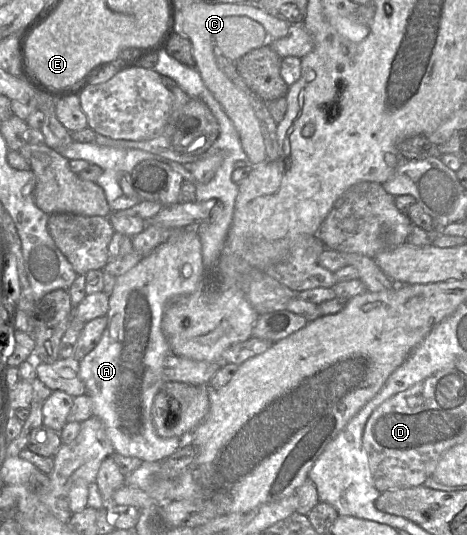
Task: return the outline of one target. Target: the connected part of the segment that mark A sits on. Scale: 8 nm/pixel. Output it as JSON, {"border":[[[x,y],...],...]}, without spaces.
{"border":[[[187,225],[183,231],[172,235],[165,243],[159,245],[150,254],[141,258],[141,260],[125,274],[119,276],[115,282],[112,293],[109,295],[109,310],[106,315],[107,326],[100,338],[98,344],[82,359],[80,364],[80,378],[83,381],[86,394],[92,399],[93,402],[93,415],[98,417],[104,424],[107,436],[114,449],[114,454],[123,456],[136,457],[145,462],[161,461],[169,455],[176,452],[183,444],[184,439],[179,437],[162,437],[160,436],[153,423],[152,419],[152,405],[156,394],[160,391],[161,387],[166,383],[164,374],[164,365],[166,359],[173,355],[171,348],[162,331],[162,318],[167,304],[175,298],[186,296],[195,292],[199,284],[205,278],[205,267],[202,260],[202,244],[197,233],[197,225]]]}

